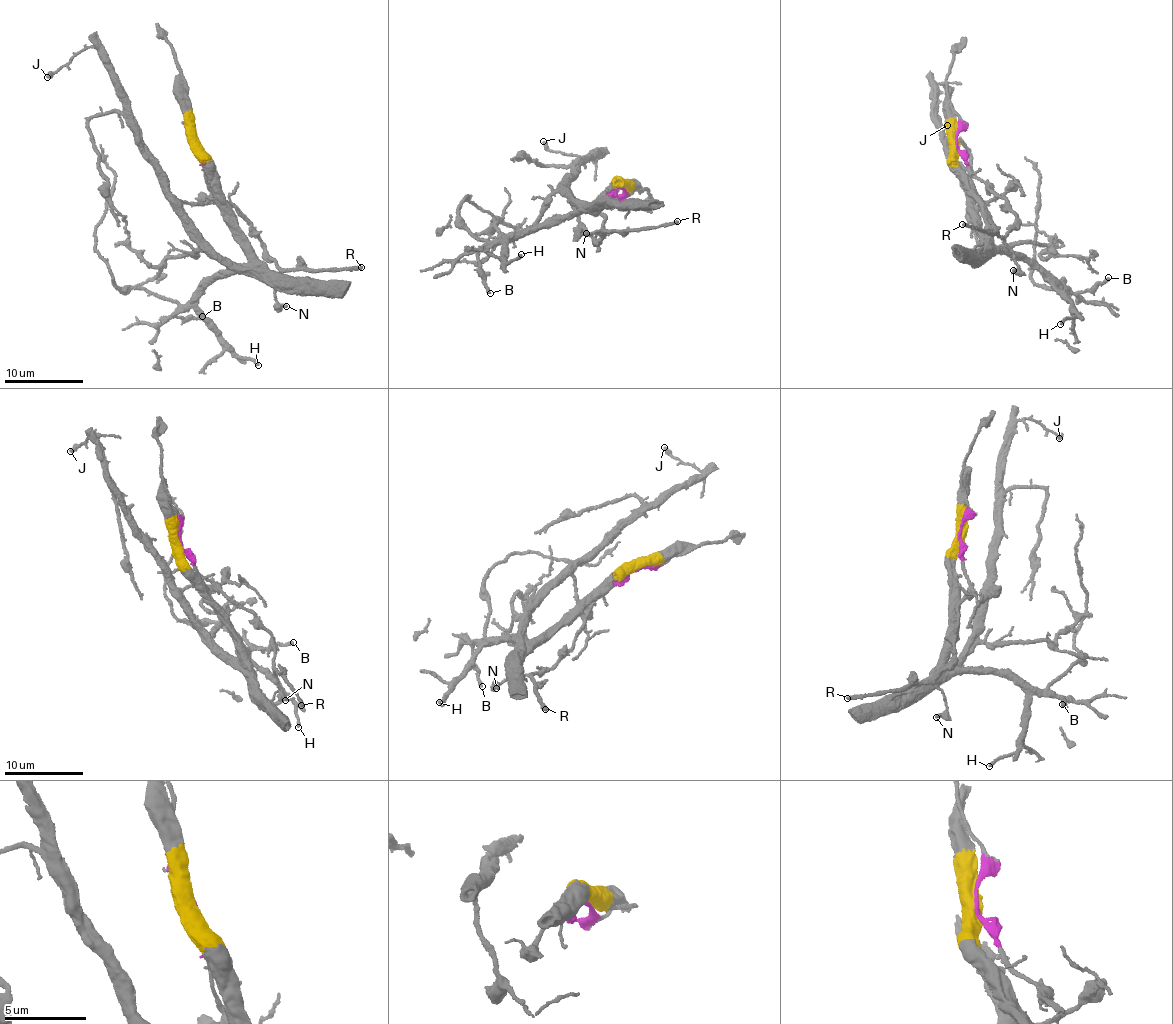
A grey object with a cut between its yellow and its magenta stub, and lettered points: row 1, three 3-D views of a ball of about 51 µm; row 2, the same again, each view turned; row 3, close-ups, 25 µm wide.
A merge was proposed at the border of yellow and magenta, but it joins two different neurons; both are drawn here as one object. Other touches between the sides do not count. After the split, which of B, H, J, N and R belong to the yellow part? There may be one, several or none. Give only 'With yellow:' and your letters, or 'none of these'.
With yellow: B, H, J

